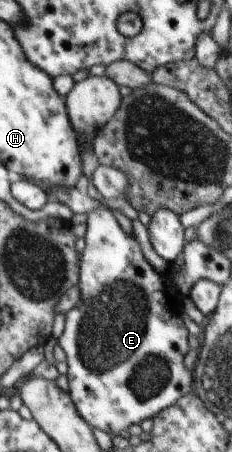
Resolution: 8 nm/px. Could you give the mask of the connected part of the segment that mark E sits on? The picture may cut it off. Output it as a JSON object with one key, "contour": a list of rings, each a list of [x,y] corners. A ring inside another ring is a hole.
{"contour":[[[106,207],[96,208],[87,215],[87,230],[85,235],[85,248],[82,252],[82,260],[79,264],[78,288],[80,288],[80,302],[74,308],[71,308],[66,314],[66,324],[62,336],[57,338],[57,344],[66,353],[66,362],[68,364],[68,390],[72,402],[75,404],[80,416],[91,426],[106,432],[106,434],[120,434],[122,430],[127,430],[131,424],[140,424],[146,418],[152,418],[159,412],[166,410],[169,406],[176,404],[182,396],[191,392],[193,387],[193,370],[189,370],[184,365],[184,356],[189,350],[188,329],[182,321],[181,311],[183,298],[177,292],[171,295],[168,289],[168,282],[164,280],[162,273],[159,273],[148,263],[144,257],[140,244],[135,236],[128,236],[125,229],[120,226],[118,220],[112,211]]]}

